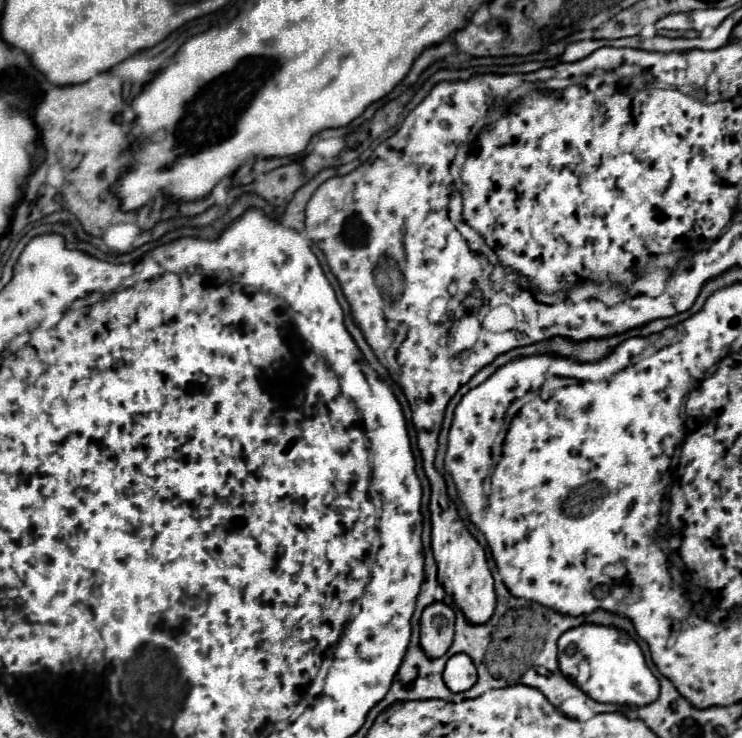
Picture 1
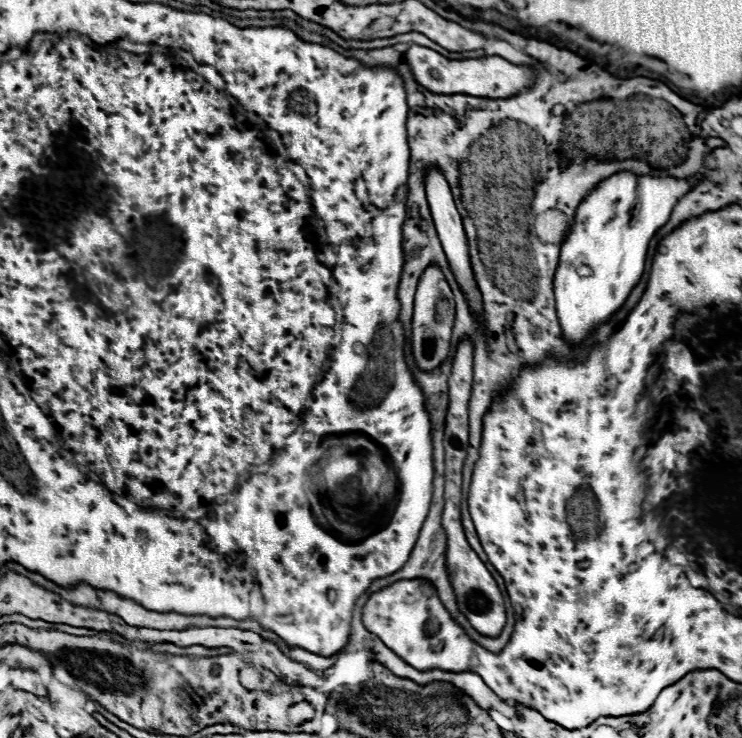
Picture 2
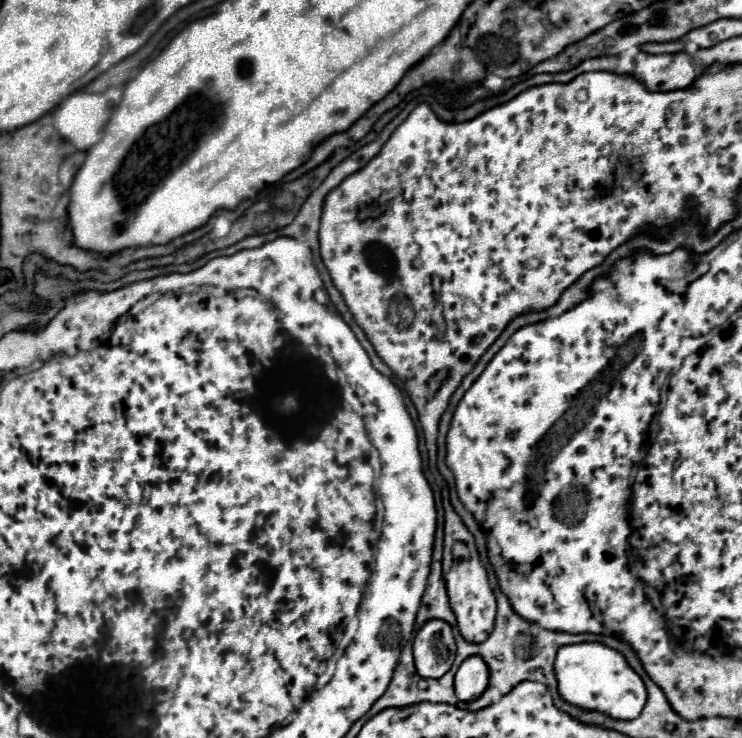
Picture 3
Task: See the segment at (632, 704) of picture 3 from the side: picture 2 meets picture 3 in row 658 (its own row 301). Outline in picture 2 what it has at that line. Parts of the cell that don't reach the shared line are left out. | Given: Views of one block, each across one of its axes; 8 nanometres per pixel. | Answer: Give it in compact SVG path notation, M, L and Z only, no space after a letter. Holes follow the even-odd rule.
M618 172L606 178L604 182L594 188L584 202L578 206L574 226L564 238L560 250L560 262L554 276L554 296L556 296L556 314L560 320L560 328L564 332L564 340L570 346L580 346L598 326L606 324L626 302L632 288L638 284L644 272L646 250L656 234L662 228L674 204L692 190L692 180L676 180L676 178L652 178L652 176L636 176L630 172Z

